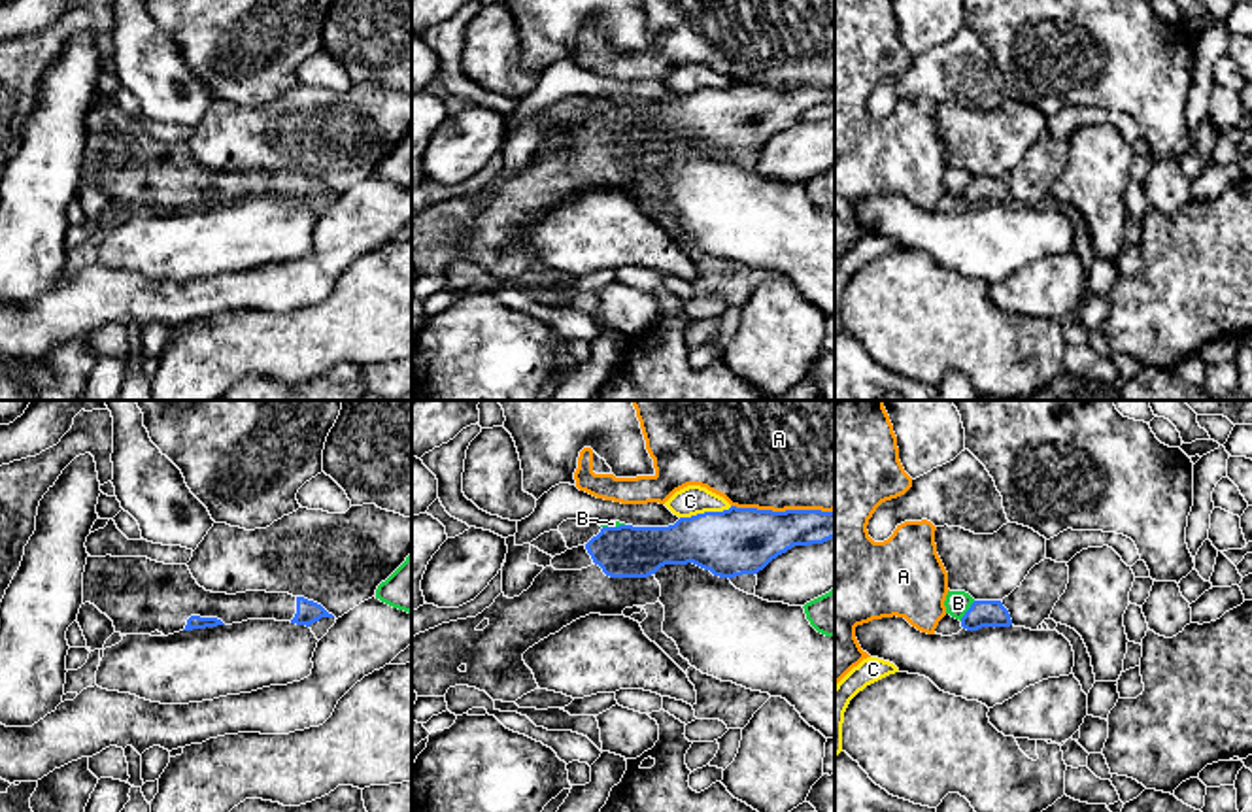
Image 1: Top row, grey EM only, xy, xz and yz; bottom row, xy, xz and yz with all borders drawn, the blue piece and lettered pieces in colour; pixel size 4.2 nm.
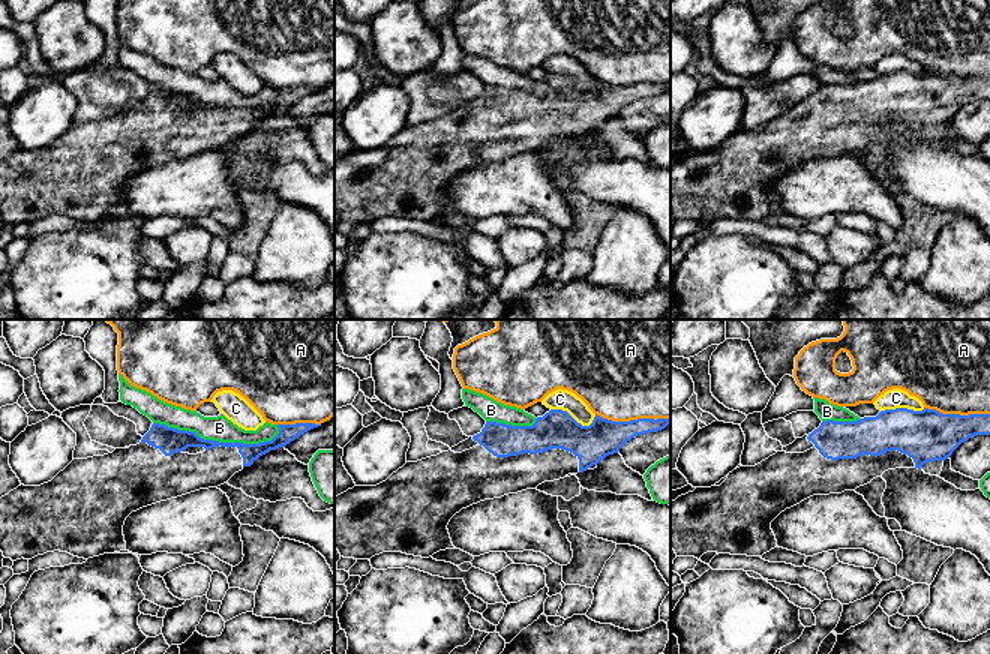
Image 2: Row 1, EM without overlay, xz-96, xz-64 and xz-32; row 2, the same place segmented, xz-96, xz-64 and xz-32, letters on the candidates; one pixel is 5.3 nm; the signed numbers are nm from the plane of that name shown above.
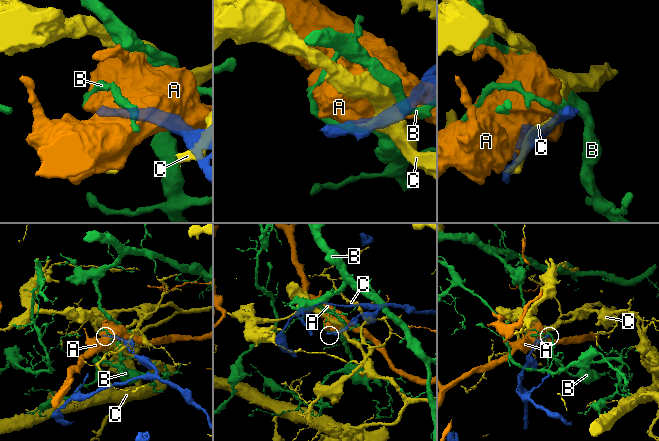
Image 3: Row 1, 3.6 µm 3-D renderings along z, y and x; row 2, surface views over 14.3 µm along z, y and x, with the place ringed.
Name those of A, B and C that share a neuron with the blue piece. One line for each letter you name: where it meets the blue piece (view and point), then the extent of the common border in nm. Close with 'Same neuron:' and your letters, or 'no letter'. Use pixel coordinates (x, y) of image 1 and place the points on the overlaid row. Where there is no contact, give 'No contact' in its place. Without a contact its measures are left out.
Same neuron: no letter

